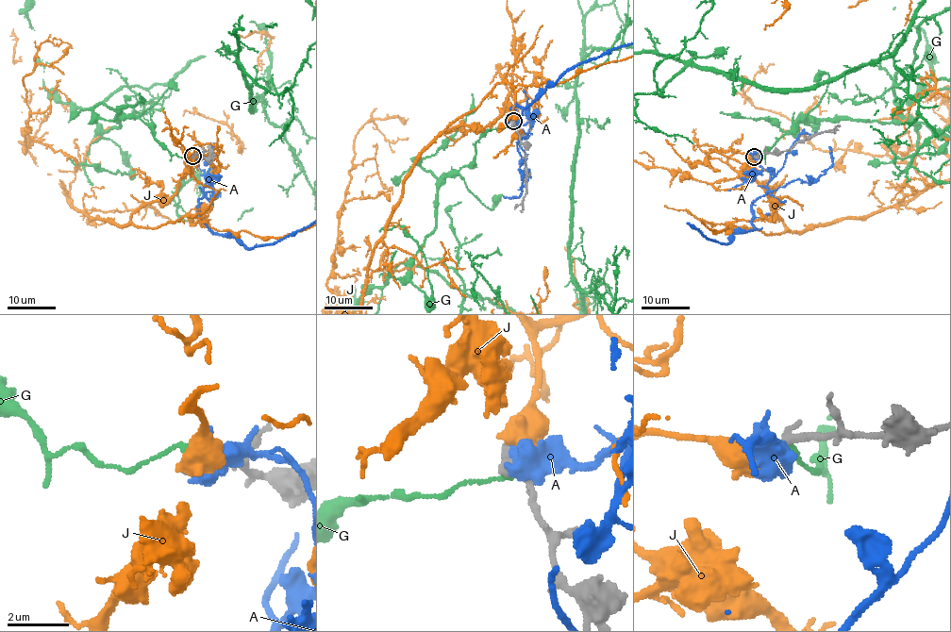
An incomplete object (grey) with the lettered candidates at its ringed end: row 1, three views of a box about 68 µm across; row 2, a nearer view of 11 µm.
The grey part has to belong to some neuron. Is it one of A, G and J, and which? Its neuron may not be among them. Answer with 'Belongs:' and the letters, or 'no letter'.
Belongs: J

